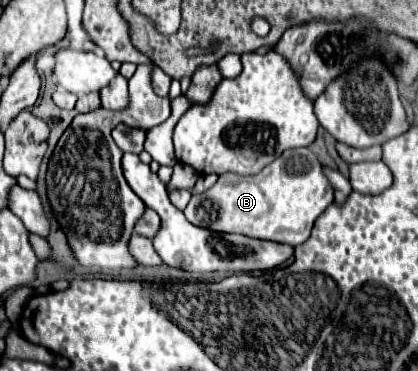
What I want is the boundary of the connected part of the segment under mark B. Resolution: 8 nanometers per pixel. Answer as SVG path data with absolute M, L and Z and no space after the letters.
M310 148L286 150L256 176L220 174L216 186L198 196L196 214L186 214L194 226L214 232L236 232L250 238L298 246L308 240L314 220L334 202L334 188L324 174L324 164Z

